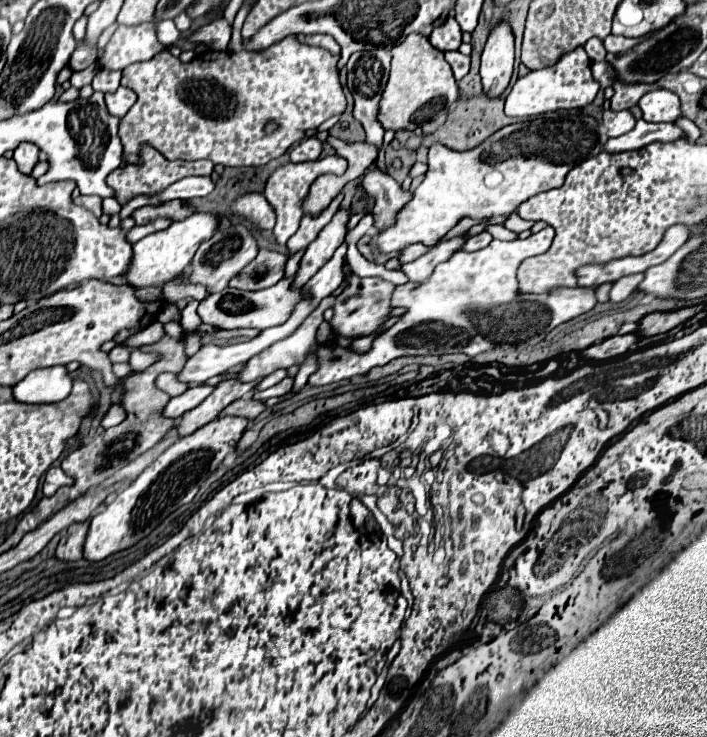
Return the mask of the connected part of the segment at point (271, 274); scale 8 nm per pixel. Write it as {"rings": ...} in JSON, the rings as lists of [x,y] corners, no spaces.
{"rings":[[[260,250],[258,256],[230,282],[230,286],[242,290],[262,290],[274,286],[284,276],[286,260],[286,254]]]}

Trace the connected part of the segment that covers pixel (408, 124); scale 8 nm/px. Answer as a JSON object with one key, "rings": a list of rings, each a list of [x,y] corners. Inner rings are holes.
{"rings":[[[410,34],[406,40],[396,44],[392,50],[392,68],[390,78],[380,100],[378,120],[384,128],[414,130],[426,120],[440,118],[448,114],[450,106],[458,100],[458,86],[452,74],[450,64],[444,60],[444,52],[436,50],[428,38]]]}

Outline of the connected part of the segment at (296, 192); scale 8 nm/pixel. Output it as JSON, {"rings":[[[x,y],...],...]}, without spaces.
{"rings":[[[330,154],[330,156],[324,156],[324,158],[318,158],[314,162],[302,162],[302,164],[286,164],[286,166],[280,166],[278,170],[274,170],[274,174],[268,178],[268,182],[265,182],[264,194],[267,200],[270,200],[276,208],[276,224],[274,227],[274,236],[276,236],[276,242],[278,244],[286,244],[288,238],[298,230],[298,224],[300,224],[300,218],[302,218],[302,210],[300,210],[300,204],[310,188],[310,184],[320,176],[320,174],[336,174],[336,176],[342,176],[348,168],[348,162],[346,158],[338,156],[338,154]]]}

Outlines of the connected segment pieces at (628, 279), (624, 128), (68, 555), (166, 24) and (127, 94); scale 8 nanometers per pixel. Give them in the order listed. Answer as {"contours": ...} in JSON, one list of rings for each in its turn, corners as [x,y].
{"contours":[[[[630,274],[630,276],[624,276],[624,278],[614,282],[610,291],[610,301],[619,303],[622,300],[626,300],[638,288],[642,278],[644,278],[642,274]]],[[[604,110],[604,122],[602,122],[604,130],[606,130],[606,136],[620,136],[620,134],[626,134],[628,130],[634,128],[634,118],[630,116],[630,110],[620,110],[620,112],[614,112],[614,110]]],[[[90,520],[72,524],[66,530],[66,534],[62,534],[62,540],[60,540],[58,548],[56,548],[56,556],[60,560],[80,560],[82,552],[84,552],[82,548],[84,548],[84,542],[86,542],[88,528],[90,528]]],[[[164,20],[164,22],[158,22],[158,40],[164,44],[164,46],[170,46],[174,44],[176,40],[180,40],[180,32],[178,28],[174,26],[172,20]]],[[[118,88],[112,94],[106,94],[106,104],[108,104],[108,112],[122,118],[136,102],[136,94],[130,88]]]]}

